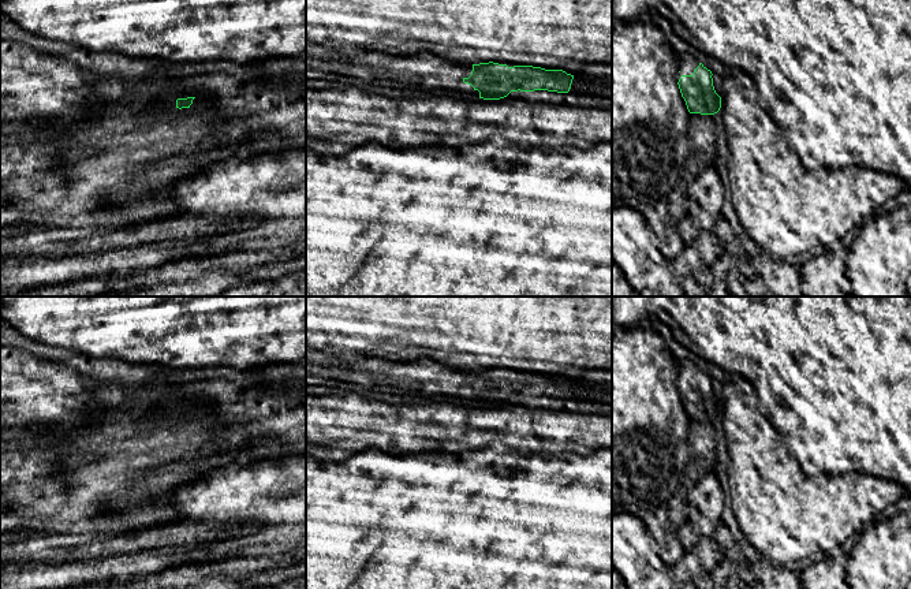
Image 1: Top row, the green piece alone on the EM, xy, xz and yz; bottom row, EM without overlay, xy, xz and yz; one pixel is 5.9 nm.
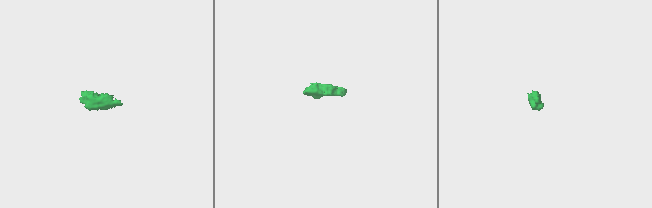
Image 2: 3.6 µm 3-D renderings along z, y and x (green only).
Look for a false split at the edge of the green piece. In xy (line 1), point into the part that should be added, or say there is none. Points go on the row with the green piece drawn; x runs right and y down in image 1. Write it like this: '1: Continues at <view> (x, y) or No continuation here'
1: No continuation here

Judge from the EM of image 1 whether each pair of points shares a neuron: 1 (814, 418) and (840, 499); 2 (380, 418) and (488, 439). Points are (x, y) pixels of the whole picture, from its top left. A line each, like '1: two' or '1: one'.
1: two
2: one

